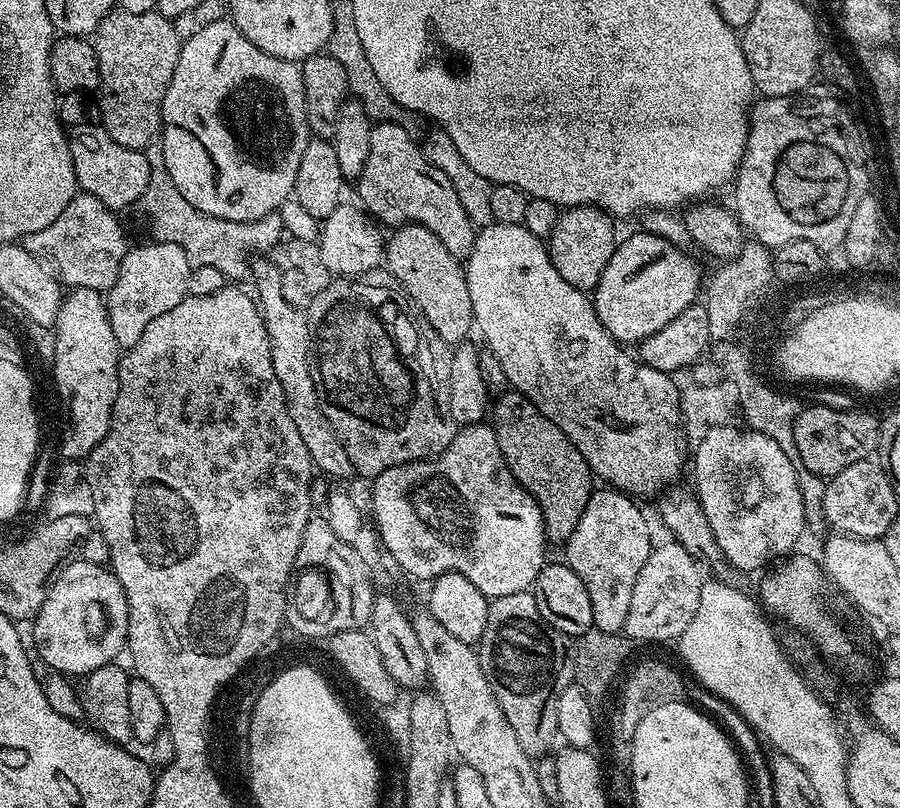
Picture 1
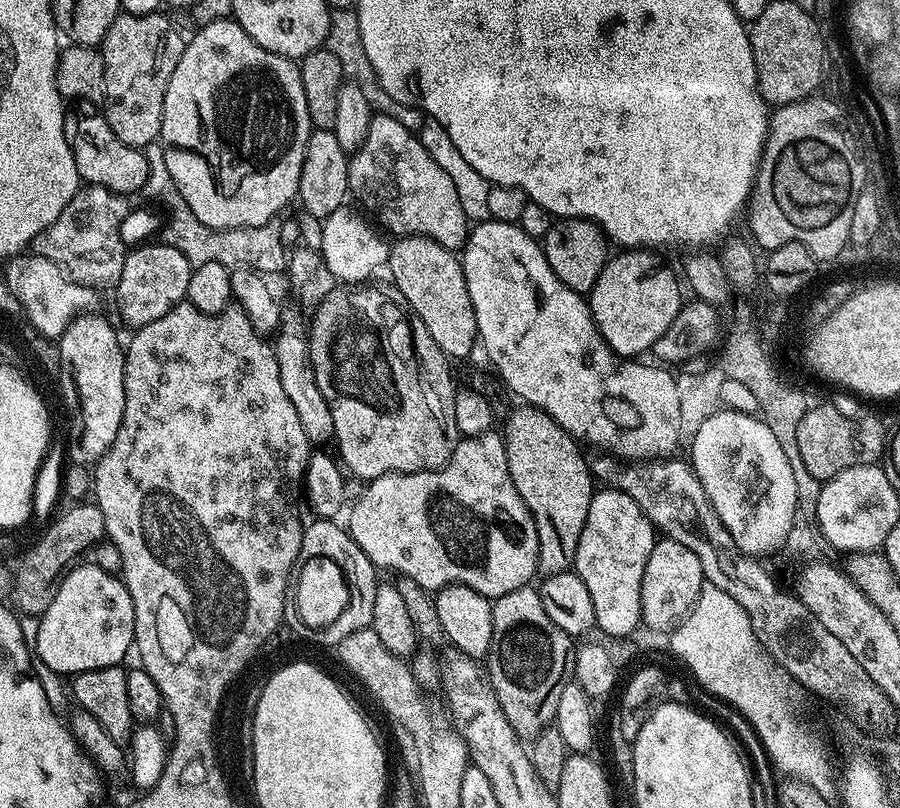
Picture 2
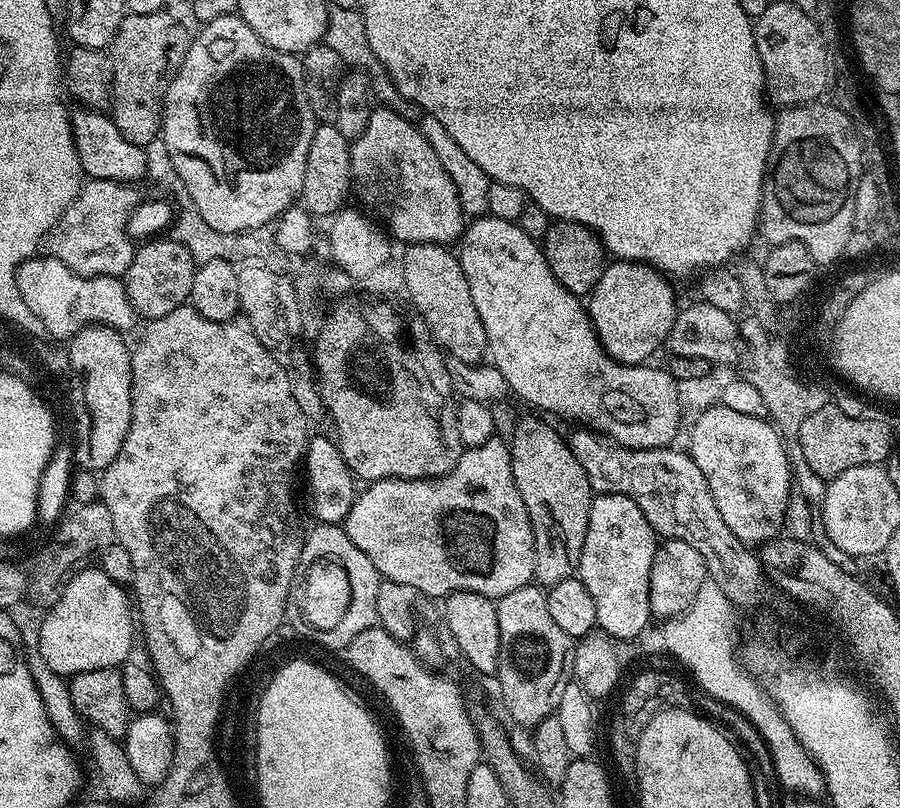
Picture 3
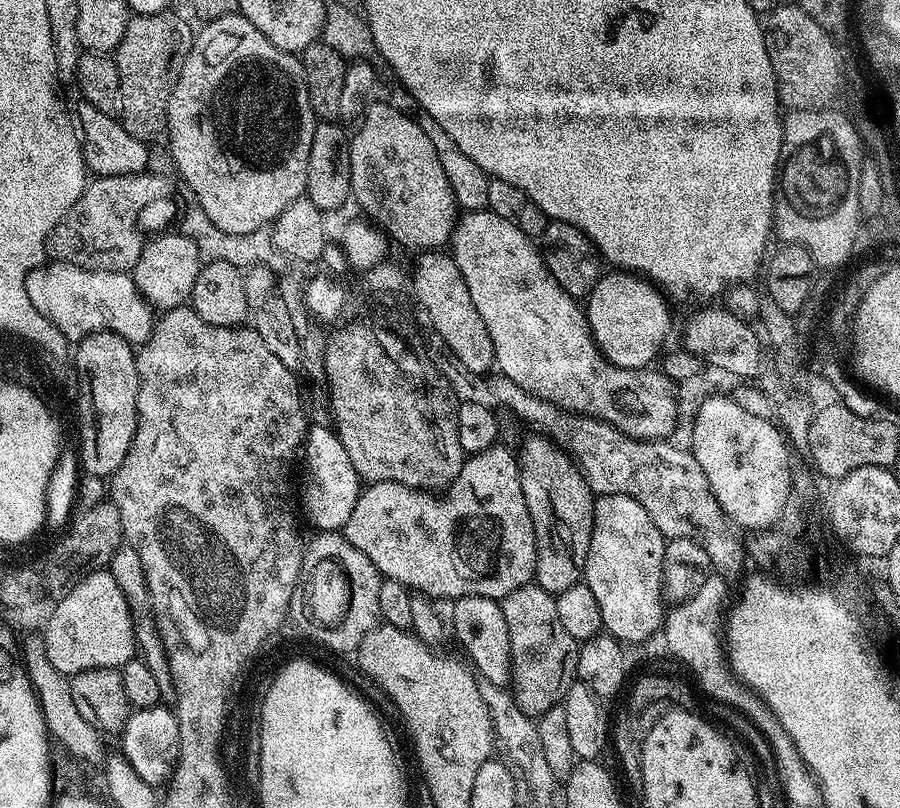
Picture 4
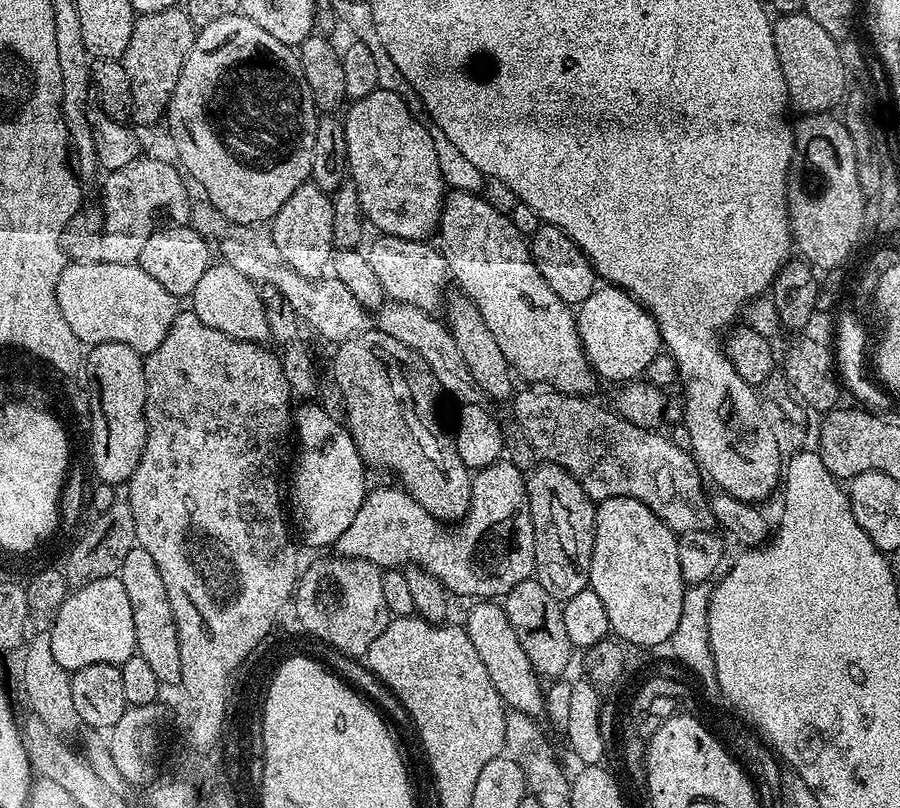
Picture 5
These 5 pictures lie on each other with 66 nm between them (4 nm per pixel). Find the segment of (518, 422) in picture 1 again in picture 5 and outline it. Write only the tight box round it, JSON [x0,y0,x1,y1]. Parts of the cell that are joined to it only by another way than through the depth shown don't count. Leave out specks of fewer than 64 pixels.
[527,462,596,601]

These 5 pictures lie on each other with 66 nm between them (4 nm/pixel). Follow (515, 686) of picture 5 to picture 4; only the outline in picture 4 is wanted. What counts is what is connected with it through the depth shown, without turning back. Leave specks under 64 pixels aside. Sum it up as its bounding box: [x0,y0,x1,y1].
[451,596,513,689]

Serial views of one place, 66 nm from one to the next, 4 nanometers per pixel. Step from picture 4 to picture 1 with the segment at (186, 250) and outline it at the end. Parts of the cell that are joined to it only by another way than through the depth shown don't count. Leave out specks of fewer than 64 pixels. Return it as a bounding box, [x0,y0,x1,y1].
[106,242,193,350]

